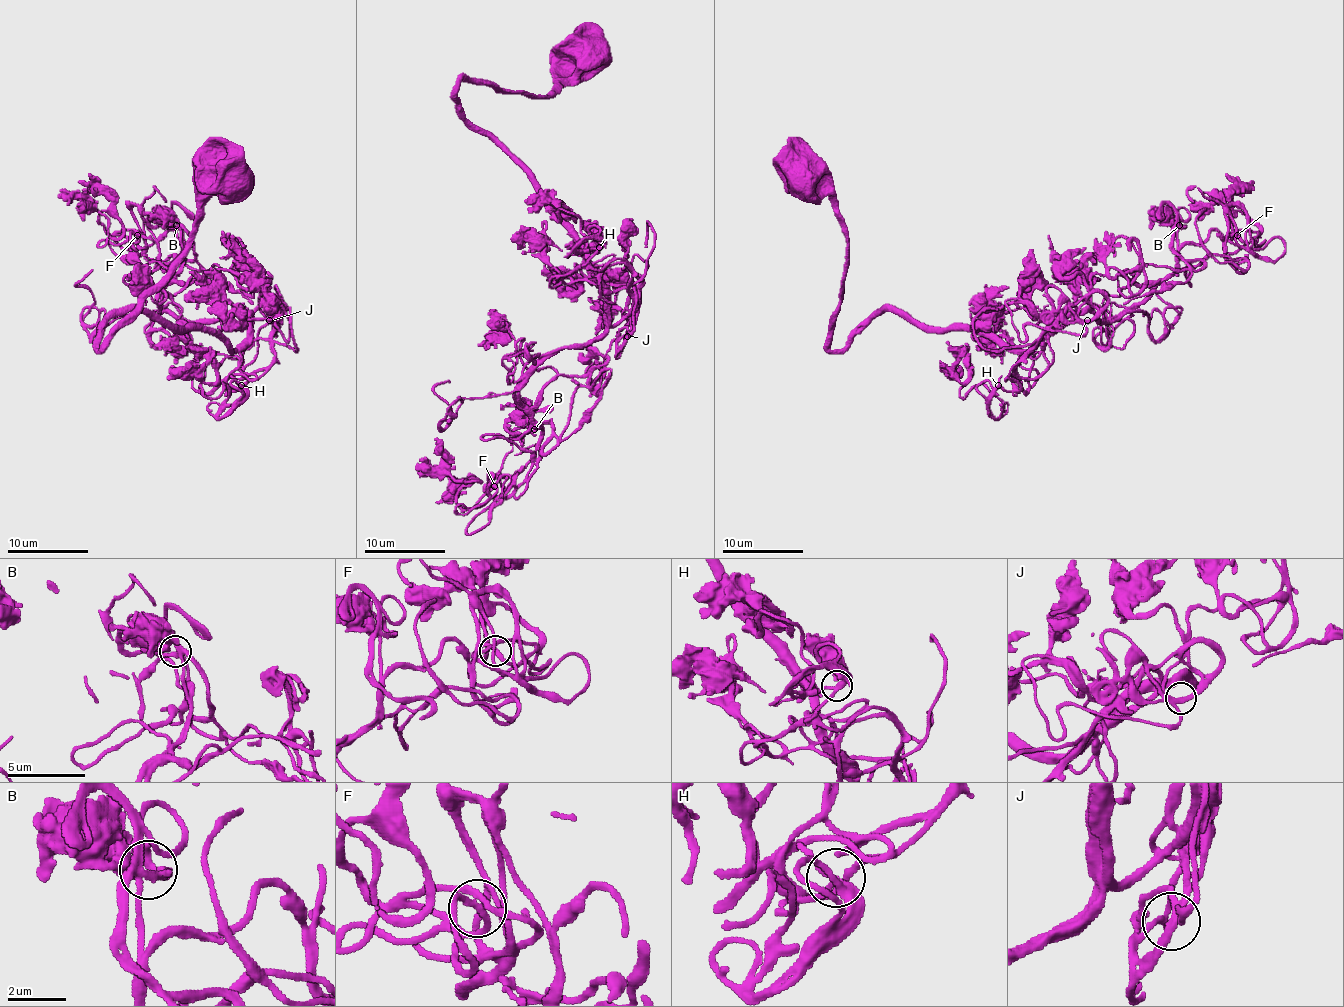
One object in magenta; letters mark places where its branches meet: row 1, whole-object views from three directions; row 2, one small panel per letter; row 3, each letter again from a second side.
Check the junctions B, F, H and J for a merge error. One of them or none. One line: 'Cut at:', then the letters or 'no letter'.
Cut at: no letter

